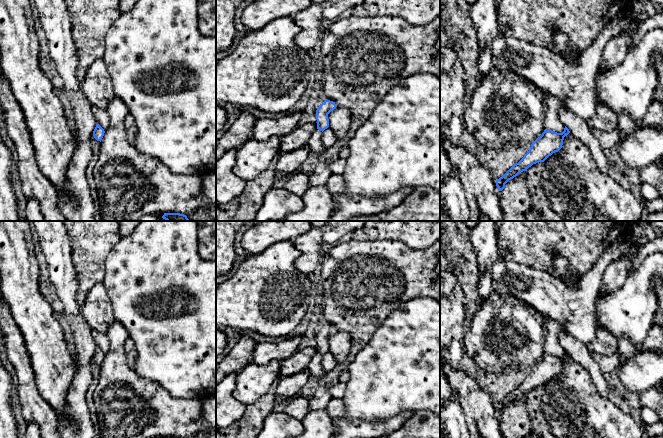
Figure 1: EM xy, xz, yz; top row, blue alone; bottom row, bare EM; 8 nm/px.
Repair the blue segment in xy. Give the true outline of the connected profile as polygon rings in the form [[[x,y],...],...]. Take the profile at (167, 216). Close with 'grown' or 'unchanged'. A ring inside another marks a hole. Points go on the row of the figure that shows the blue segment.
[[[164,213],[162,218],[166,221],[190,221],[186,215],[180,213]]]; unchanged

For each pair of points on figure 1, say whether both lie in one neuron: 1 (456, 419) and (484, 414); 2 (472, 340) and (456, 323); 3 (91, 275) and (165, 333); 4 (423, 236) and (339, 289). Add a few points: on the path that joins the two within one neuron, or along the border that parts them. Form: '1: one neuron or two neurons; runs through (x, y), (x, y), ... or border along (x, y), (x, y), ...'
1: two neurons; border along (456, 395), (468, 427)
2: two neurons; border along (465, 331), (463, 339), (464, 351)
3: two neurons; border along (106, 258), (104, 262), (104, 278), (101, 281)
4: two neurons; border along (385, 240), (400, 240), (411, 248), (429, 247)

